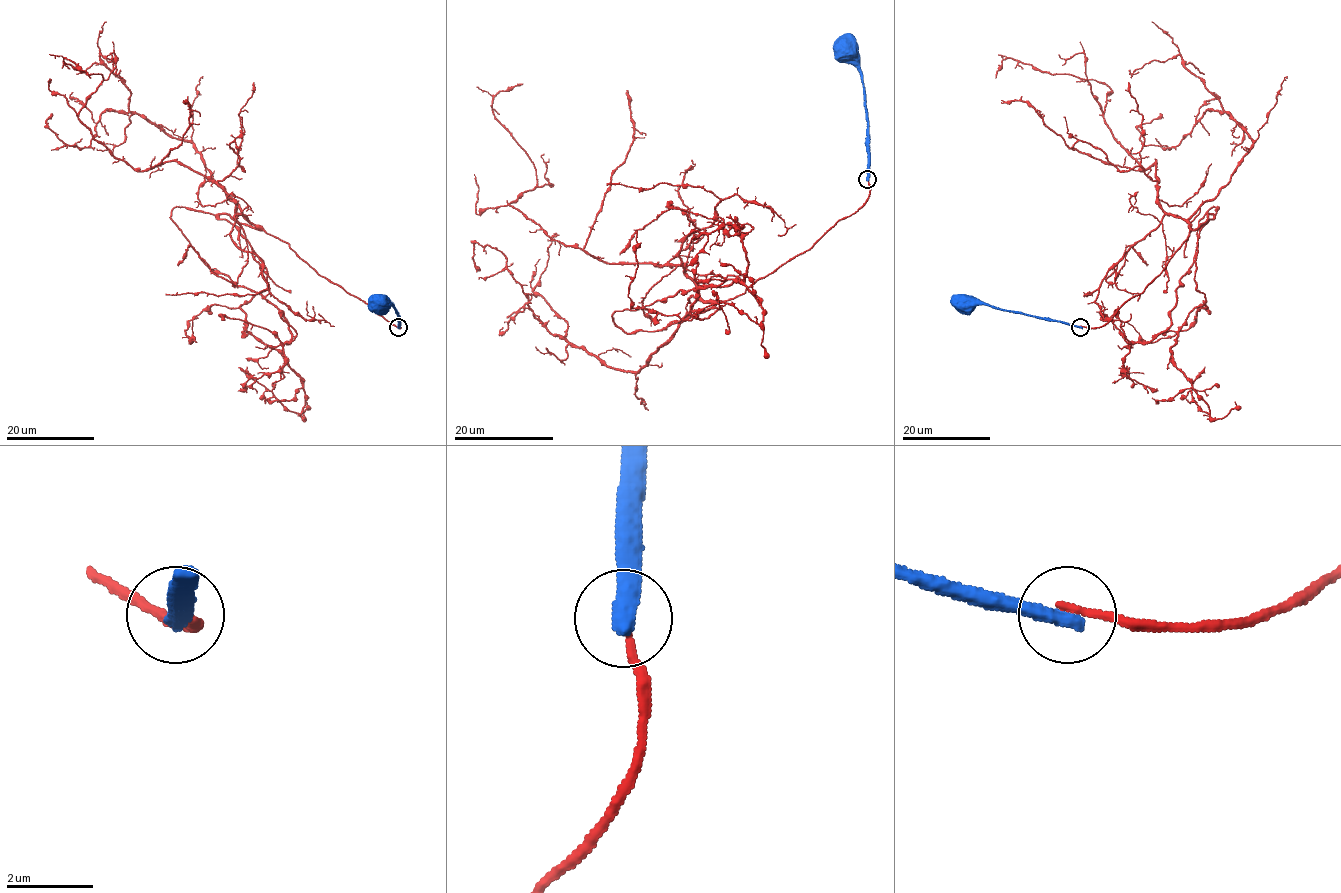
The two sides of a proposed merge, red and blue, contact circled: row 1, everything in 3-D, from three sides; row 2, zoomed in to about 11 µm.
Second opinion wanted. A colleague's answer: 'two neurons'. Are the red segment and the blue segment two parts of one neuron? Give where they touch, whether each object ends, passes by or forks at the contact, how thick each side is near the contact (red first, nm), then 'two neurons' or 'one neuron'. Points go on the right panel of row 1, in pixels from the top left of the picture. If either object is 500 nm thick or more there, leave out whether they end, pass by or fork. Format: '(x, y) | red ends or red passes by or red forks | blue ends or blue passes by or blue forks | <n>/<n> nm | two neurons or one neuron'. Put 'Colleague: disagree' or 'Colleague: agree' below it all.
(1080, 327) | red ends | blue ends | 170/440 nm | two neurons
Colleague: agree

